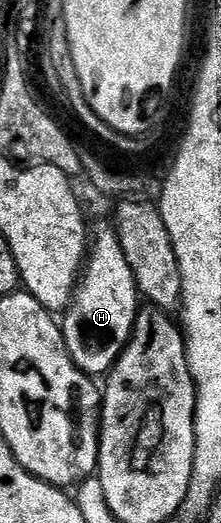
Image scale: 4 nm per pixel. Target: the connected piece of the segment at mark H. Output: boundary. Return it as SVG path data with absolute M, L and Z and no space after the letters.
M107 230L95 240L93 237L74 299L60 320L62 337L74 365L91 378L105 377L130 341L139 307L136 278L128 258L124 258L118 233Z

